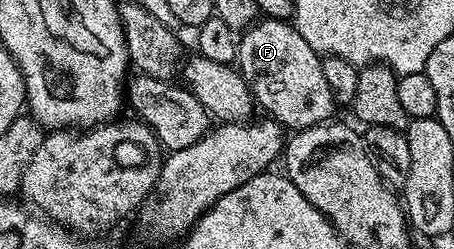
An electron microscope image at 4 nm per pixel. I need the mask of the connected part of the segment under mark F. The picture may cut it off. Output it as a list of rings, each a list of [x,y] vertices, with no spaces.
[[[260,18],[242,32],[237,43],[237,70],[246,81],[252,96],[260,108],[263,107],[268,116],[275,122],[283,124],[287,129],[302,129],[318,123],[326,123],[337,110],[333,93],[329,89],[329,81],[325,81],[325,69],[322,58],[316,51],[309,49],[305,37],[297,33],[297,29],[286,19]]]

